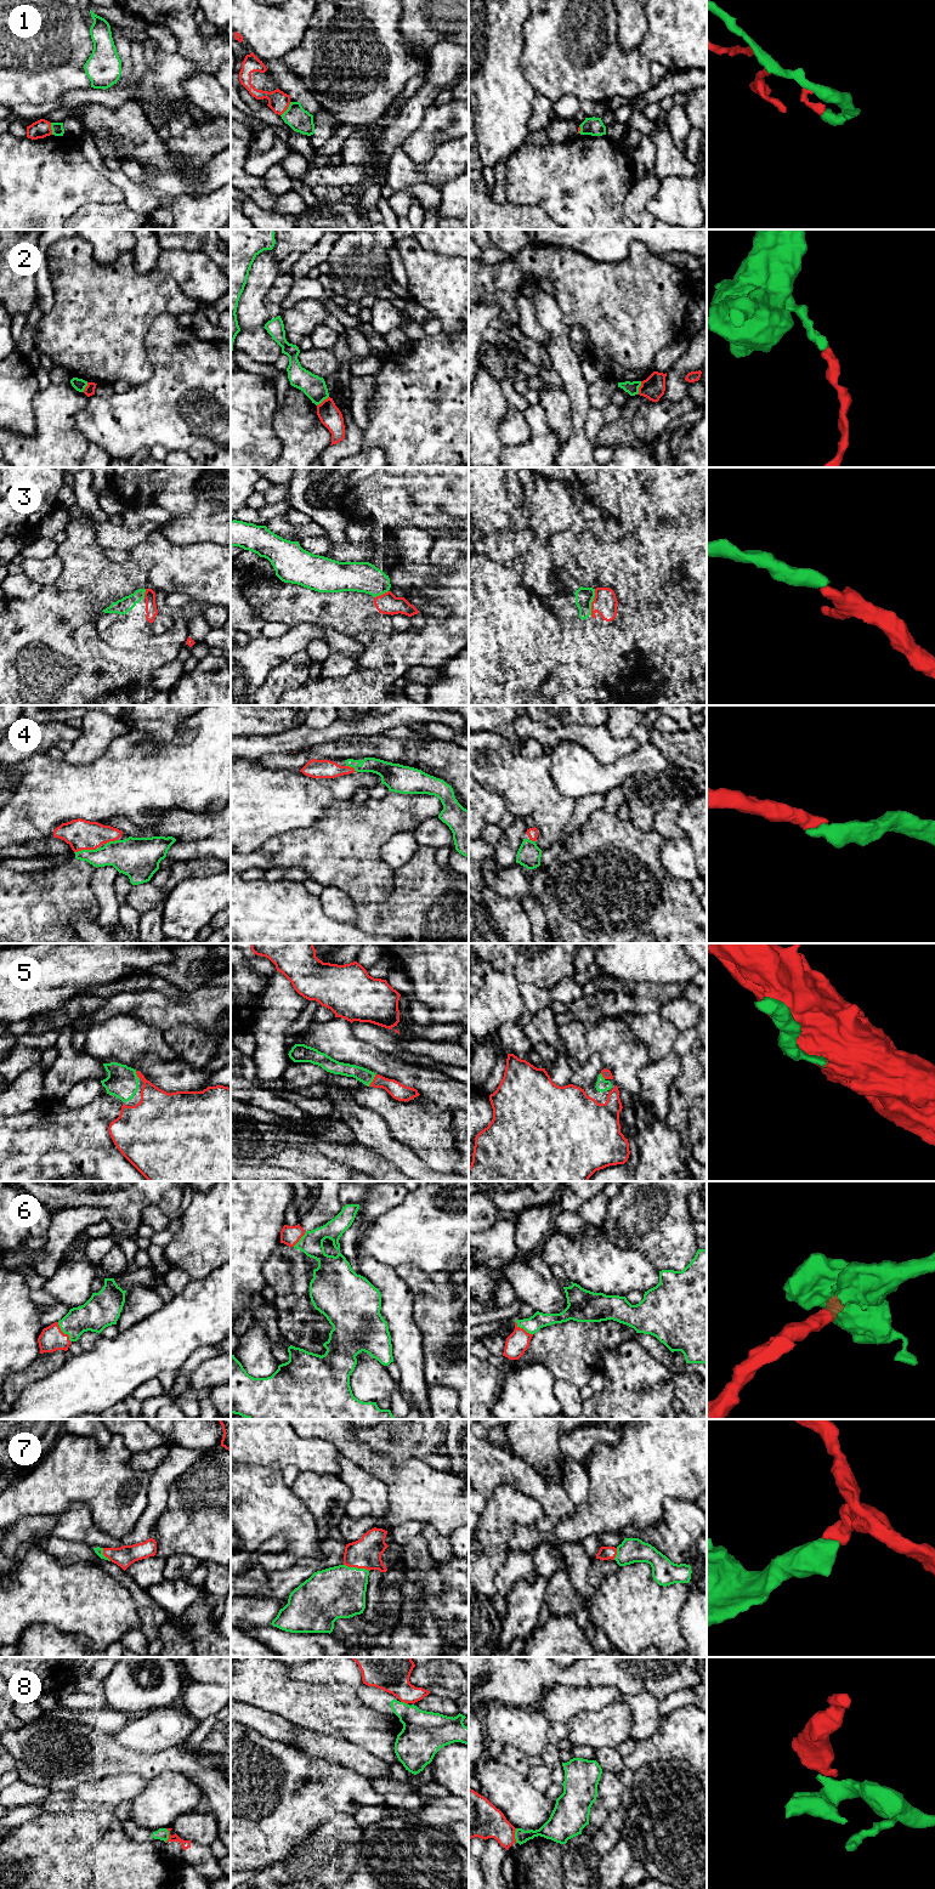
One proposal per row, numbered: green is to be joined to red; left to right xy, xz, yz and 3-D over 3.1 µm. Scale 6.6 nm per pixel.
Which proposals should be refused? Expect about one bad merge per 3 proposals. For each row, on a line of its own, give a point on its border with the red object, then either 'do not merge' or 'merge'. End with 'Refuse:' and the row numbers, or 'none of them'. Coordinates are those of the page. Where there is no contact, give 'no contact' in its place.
1: contact xz (287, 108); do not merge
2: contact yz (639, 387); do not merge
3: contact yz (591, 602); merge
4: contact xy (85, 849); merge
5: contact xz (373, 1079); merge
6: contact xy (63, 1333); merge
7: contact xz (356, 1566); merge
8: contact xy (169, 1836); do not merge
Refuse: 1, 2, 8

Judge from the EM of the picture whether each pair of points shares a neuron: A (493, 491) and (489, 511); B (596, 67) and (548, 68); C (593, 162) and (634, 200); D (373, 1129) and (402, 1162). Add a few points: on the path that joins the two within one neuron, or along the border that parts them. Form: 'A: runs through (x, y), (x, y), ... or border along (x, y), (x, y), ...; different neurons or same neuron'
A: runs through (491, 495), (491, 506); same neuron
B: runs through (584, 68), (560, 68); same neuron
C: border along (635, 180), (624, 199), (624, 213), (627, 216); different neurons
D: runs through (379, 1138), (395, 1153); same neuron

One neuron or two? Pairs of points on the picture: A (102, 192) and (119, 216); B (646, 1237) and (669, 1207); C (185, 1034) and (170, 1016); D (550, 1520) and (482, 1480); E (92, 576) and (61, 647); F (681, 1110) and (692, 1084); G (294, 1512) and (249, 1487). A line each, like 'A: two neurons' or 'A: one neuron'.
A: two neurons
B: one neuron
C: two neurons
D: one neuron
E: one neuron
F: two neurons
G: one neuron

